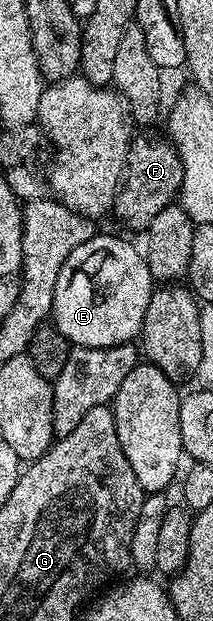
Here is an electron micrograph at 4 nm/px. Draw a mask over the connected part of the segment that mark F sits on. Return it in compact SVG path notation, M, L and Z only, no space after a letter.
M138 134L131 138L122 186L114 198L113 214L118 214L118 219L124 226L139 233L149 228L152 217L156 217L160 209L171 206L179 198L182 189L184 169L178 151L173 143L162 139L157 139L154 135Z

